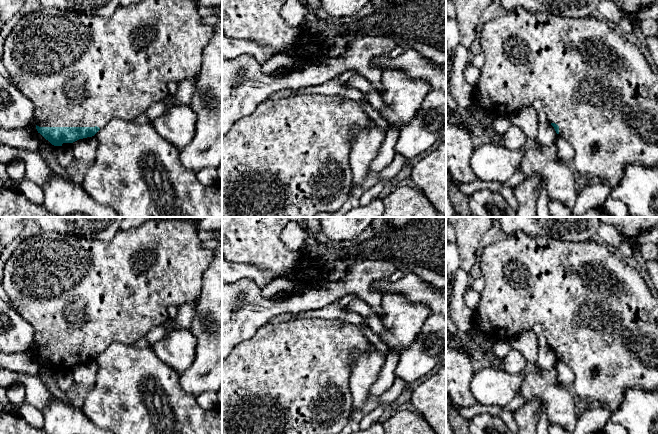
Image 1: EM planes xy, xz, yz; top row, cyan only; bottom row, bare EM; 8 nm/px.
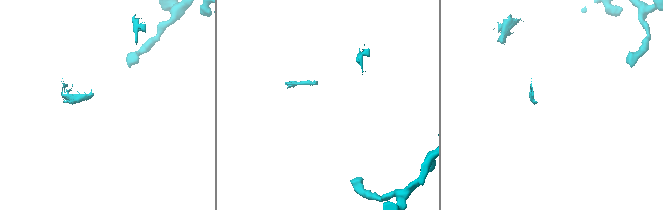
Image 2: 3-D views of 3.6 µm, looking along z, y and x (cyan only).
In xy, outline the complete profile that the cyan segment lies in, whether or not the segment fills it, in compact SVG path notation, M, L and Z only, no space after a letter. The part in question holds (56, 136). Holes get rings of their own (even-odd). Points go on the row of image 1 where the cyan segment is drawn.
M142 0L131 6L120 5L109 17L89 16L53 7L41 7L23 16L4 42L2 62L10 75L9 81L34 104L33 129L54 146L71 147L71 144L79 139L96 136L111 120L119 118L133 121L137 116L145 113L152 104L163 100L169 95L167 85L170 82L179 84L195 76L201 69L202 53L212 39L213 28L202 22L199 8L197 0Z

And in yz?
M517 7L484 24L481 30L480 44L485 55L485 64L480 69L480 77L474 87L475 106L480 113L489 112L493 117L510 116L524 107L531 106L535 100L541 100L548 121L554 127L558 136L568 141L575 151L572 161L574 170L585 180L602 179L610 190L619 185L628 165L658 166L658 77L652 72L637 45L627 39L624 33L613 29L606 20L595 17L562 17L549 12Z

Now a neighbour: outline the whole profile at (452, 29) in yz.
M446 17L446 67L451 64L452 57L460 45L459 26L456 19Z

